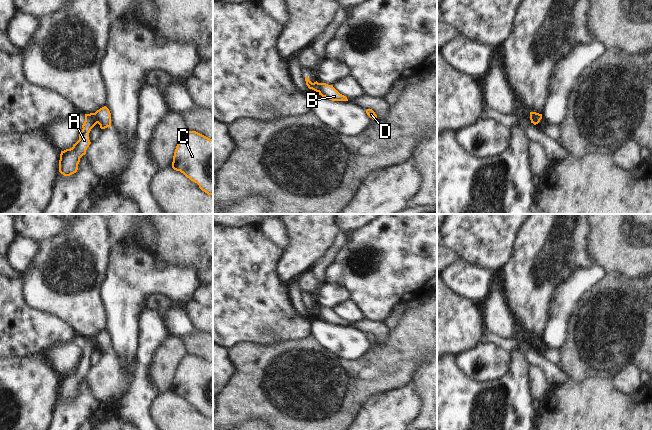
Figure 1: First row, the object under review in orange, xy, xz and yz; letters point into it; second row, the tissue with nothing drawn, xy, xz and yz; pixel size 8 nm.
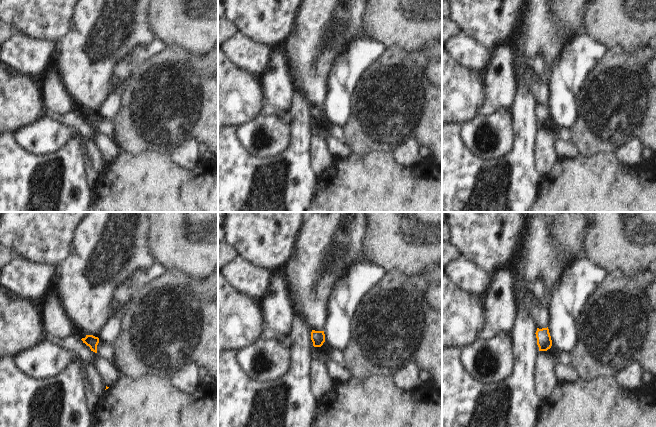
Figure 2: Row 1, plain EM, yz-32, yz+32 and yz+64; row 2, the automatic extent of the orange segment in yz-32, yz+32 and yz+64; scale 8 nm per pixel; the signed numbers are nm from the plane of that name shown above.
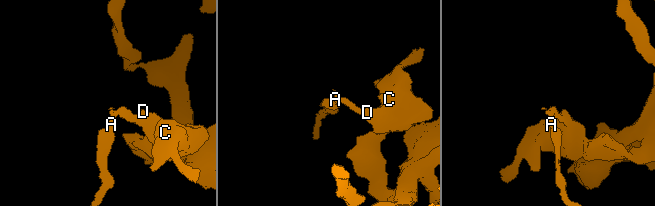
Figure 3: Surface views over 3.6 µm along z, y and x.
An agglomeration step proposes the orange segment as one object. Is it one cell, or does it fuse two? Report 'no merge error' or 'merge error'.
merge error

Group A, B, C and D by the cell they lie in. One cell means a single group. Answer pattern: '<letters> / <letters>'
A / B C D

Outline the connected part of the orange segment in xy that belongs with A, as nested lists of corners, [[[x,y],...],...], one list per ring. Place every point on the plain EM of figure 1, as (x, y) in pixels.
[[[95,337],[85,338],[85,345],[82,349],[82,355],[79,358],[79,364],[72,372],[61,375],[59,384],[59,396],[64,400],[70,400],[77,396],[80,382],[86,378],[86,374],[91,368],[89,357],[97,348]]]

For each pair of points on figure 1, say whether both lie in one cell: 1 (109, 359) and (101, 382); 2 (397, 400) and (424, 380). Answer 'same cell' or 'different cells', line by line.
1: same cell
2: different cells

